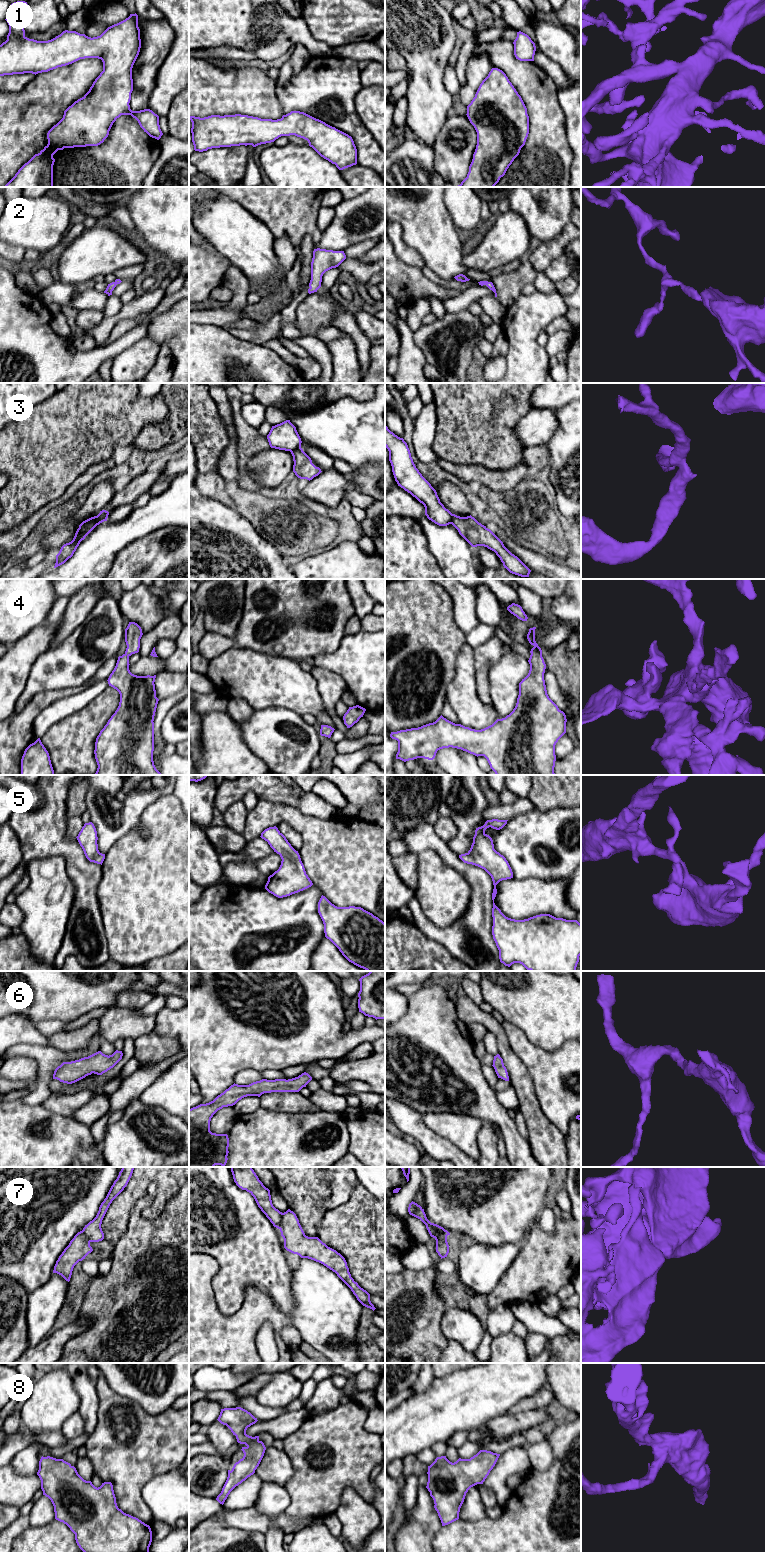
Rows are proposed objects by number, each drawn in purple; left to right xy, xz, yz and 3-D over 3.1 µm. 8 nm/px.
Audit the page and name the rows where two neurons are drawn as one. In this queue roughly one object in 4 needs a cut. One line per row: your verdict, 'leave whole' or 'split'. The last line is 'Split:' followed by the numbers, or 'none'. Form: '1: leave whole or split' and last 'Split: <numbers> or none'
1: leave whole
2: leave whole
3: split
4: leave whole
5: leave whole
6: leave whole
7: leave whole
8: leave whole
Split: 3

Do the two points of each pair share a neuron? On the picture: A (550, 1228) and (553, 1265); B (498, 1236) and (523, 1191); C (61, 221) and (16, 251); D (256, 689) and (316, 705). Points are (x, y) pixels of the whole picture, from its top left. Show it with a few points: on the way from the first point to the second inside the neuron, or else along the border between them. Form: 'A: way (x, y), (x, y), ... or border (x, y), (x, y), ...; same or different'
A: border (537, 1218), (538, 1224), (546, 1232), (556, 1232); different
B: way (498, 1225), (498, 1216), (512, 1202); same
C: border (10, 243), (25, 248); different
D: way (271, 689), (296, 689), (301, 694); same

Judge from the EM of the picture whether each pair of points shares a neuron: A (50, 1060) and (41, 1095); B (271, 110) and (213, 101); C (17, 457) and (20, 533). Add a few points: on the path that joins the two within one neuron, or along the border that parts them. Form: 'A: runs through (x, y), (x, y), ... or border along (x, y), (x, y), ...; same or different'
A: runs through (46, 1069), (41, 1086); same
B: runs through (257, 101), (227, 101); same
C: border along (25, 520), (10, 529); different

